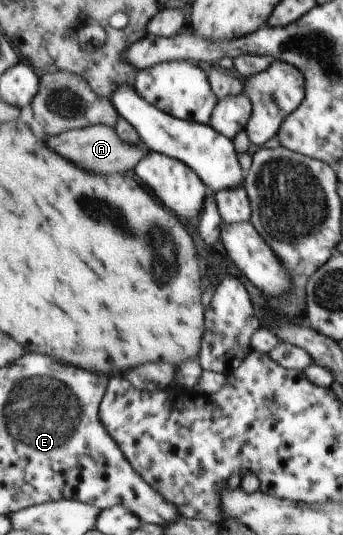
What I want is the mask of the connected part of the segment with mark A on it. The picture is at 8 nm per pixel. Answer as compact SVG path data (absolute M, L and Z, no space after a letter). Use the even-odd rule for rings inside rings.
M93 125L82 129L73 129L62 135L51 137L49 146L53 150L59 150L59 154L67 154L67 158L85 167L88 172L95 174L114 175L135 170L136 166L151 152L141 143L127 142L119 134L116 127L107 125Z

